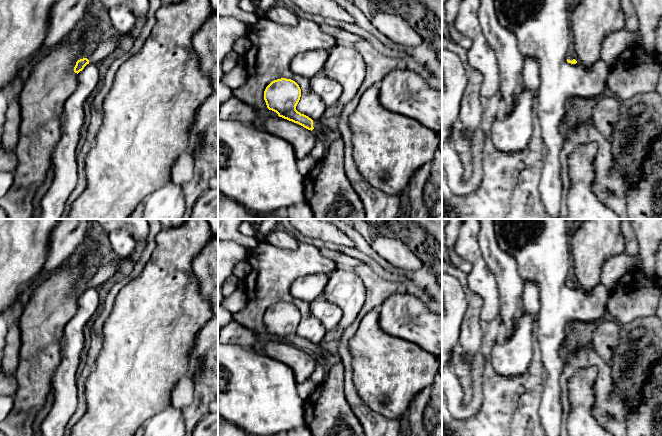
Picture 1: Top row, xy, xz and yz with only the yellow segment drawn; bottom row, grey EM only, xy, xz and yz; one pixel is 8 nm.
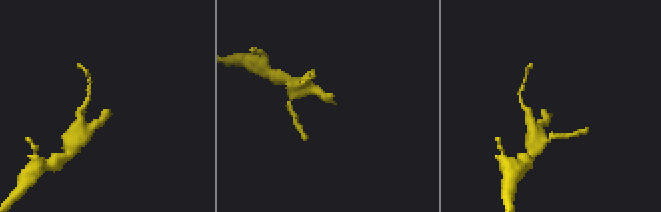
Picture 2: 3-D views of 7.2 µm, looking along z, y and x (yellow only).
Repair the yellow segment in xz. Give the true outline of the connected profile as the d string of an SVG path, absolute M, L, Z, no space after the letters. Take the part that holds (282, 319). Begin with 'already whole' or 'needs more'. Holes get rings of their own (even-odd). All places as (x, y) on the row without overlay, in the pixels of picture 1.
needs more; M286 302L272 305L264 315L264 324L267 332L278 338L279 341L297 347L308 354L314 352L326 360L327 353L320 345L313 345L308 340L296 334L301 321L299 309Z

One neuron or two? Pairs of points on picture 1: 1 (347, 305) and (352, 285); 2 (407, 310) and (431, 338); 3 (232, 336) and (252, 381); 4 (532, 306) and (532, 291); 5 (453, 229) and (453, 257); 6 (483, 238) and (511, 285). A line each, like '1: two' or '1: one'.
1: one
2: one
3: two
4: one
5: one
6: one

